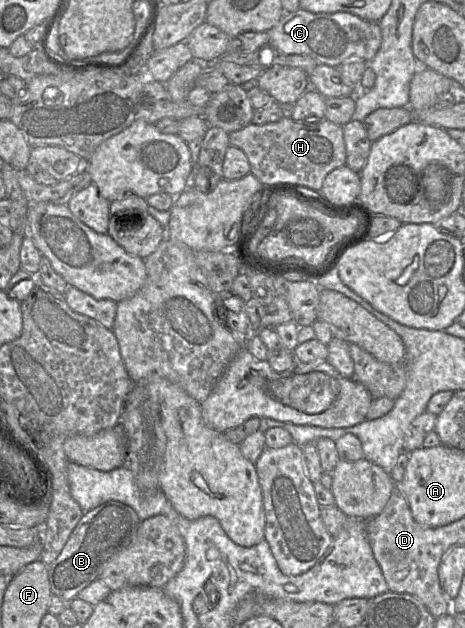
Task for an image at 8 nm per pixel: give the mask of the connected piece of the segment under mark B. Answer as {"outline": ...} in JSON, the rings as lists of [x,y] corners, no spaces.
{"outline":[[[108,501],[84,512],[63,550],[49,565],[52,594],[66,603],[76,598],[82,589],[99,578],[105,564],[131,543],[141,522],[132,507],[119,501]]]}

